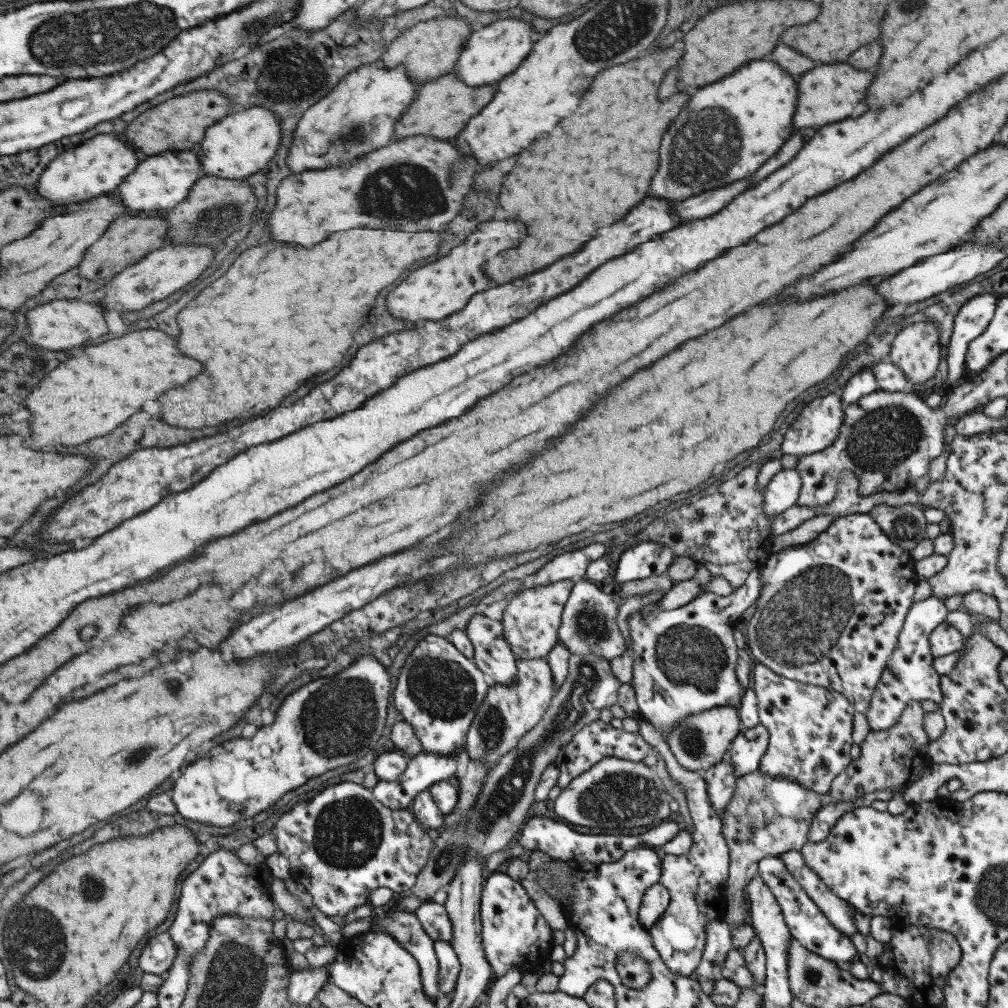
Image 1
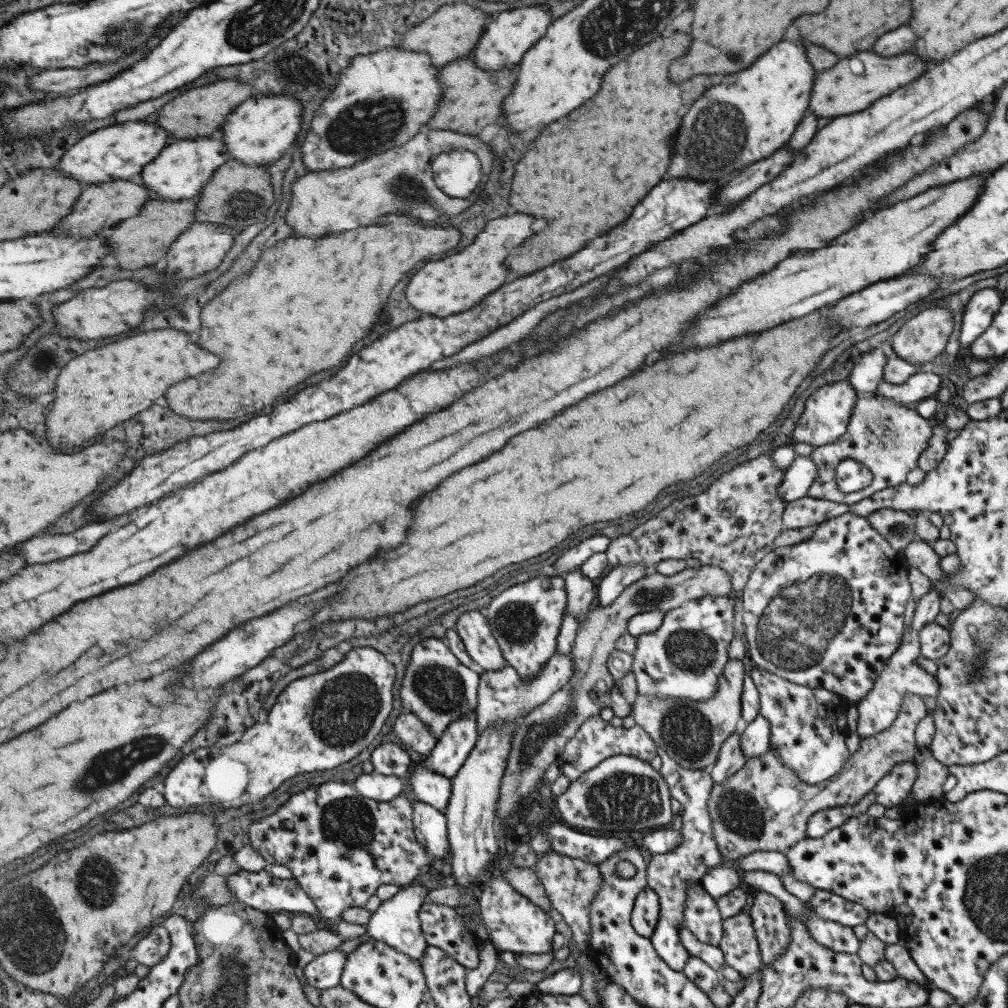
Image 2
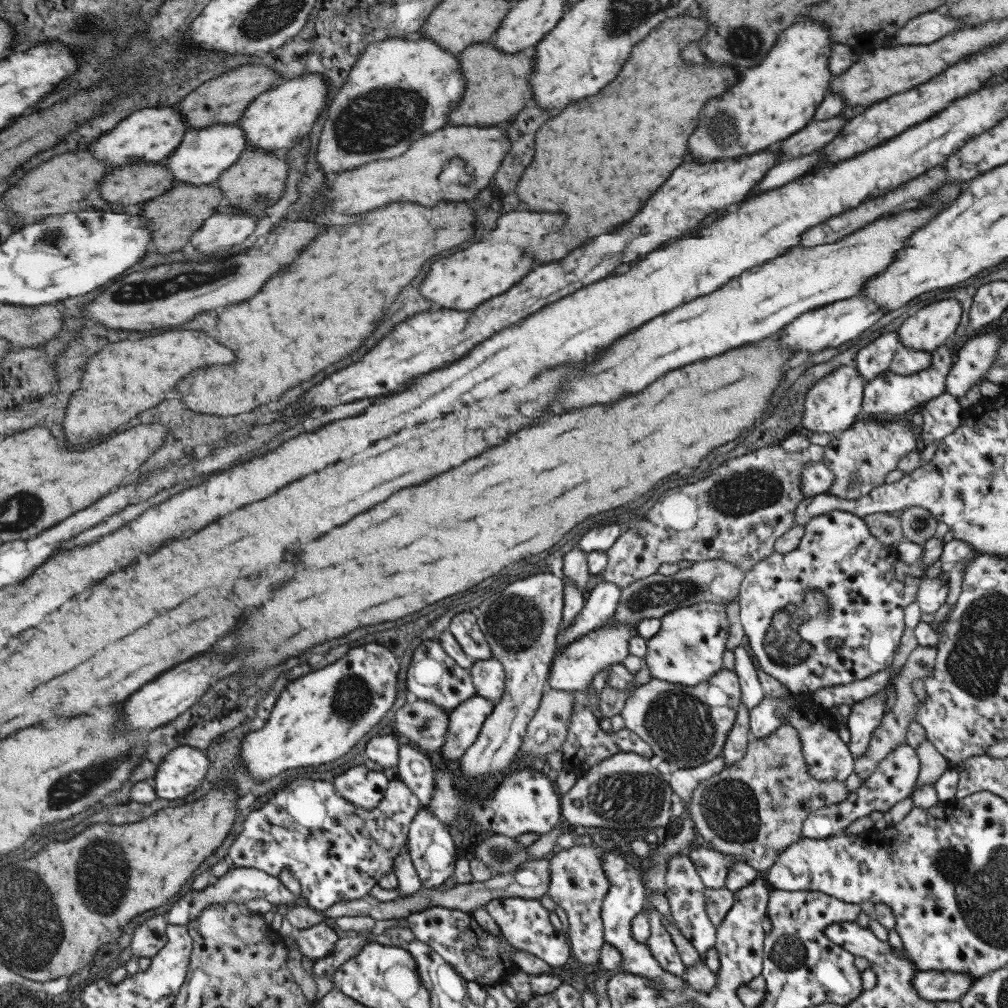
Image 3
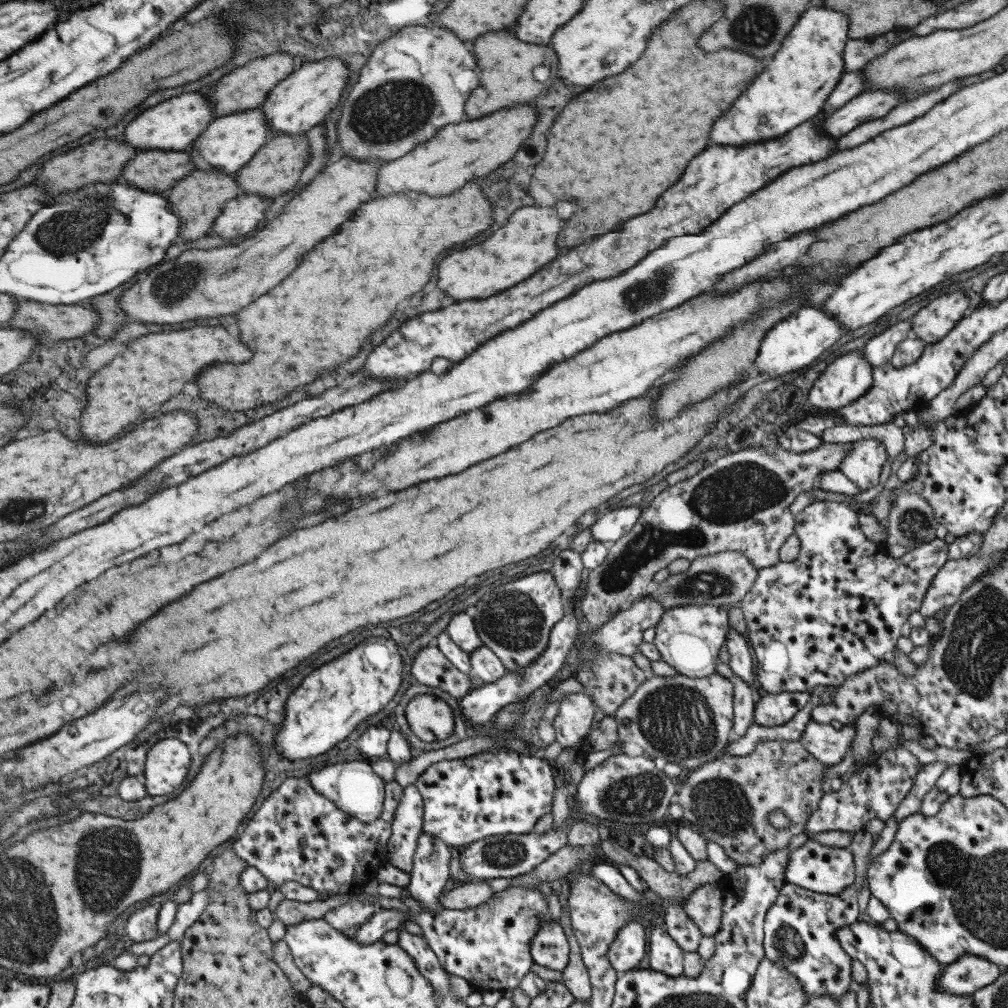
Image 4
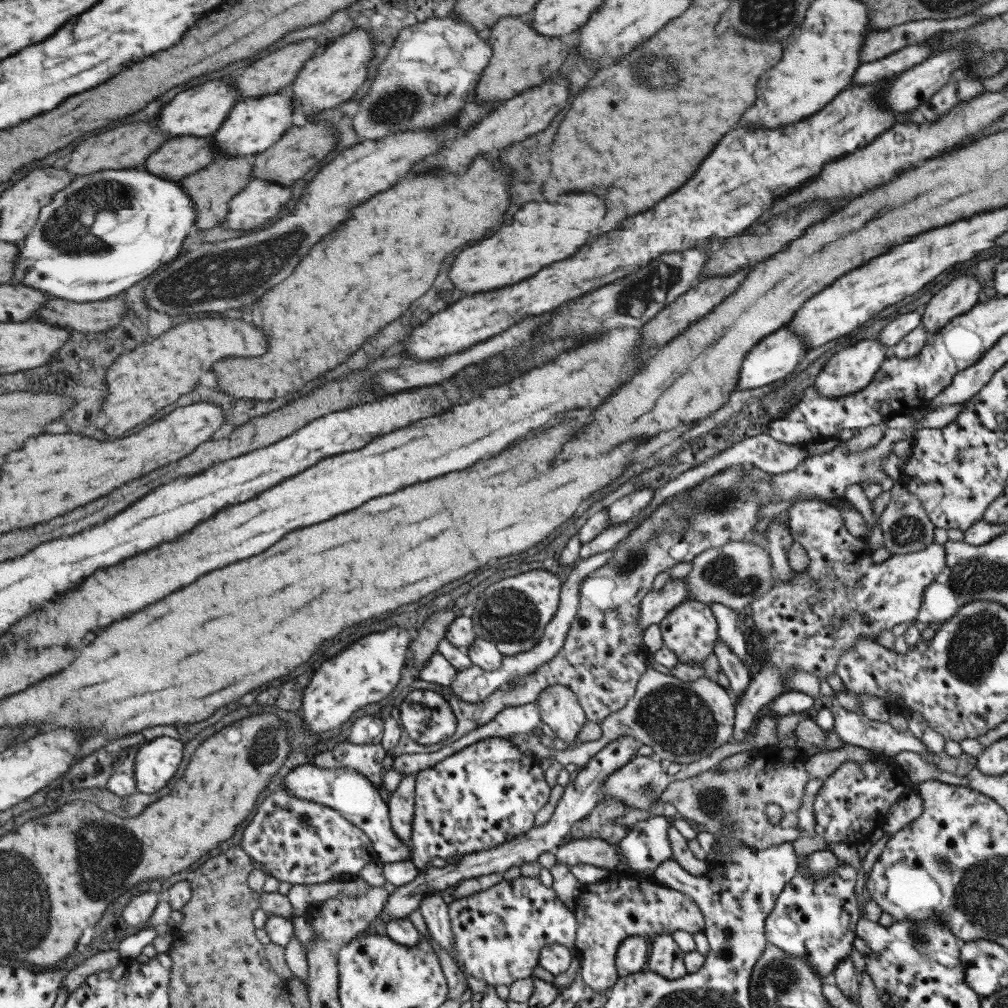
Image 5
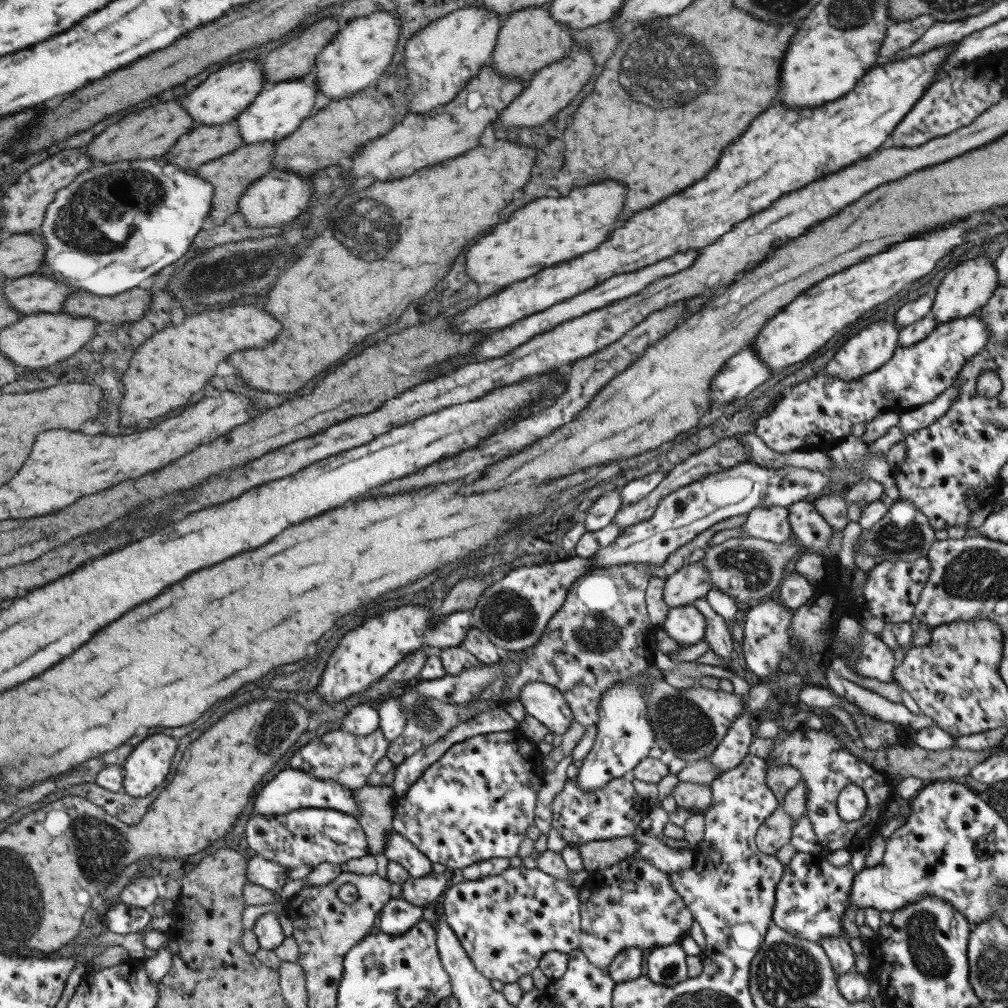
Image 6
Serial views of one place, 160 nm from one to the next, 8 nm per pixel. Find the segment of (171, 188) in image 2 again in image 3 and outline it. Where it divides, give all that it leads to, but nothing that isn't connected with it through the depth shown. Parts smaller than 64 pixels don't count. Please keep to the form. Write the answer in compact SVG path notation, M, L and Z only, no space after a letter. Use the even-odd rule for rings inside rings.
M215 124L205 128L189 128L181 142L163 162L172 174L172 182L188 185L214 184L219 175L227 170L246 149L244 132L235 124Z

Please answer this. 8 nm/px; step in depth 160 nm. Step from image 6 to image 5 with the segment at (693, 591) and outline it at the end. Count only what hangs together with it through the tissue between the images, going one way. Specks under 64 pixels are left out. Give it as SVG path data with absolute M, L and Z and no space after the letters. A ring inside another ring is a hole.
M685 579L666 582L660 590L645 594L639 603L637 627L645 630L651 624L658 624L677 605L688 599Z

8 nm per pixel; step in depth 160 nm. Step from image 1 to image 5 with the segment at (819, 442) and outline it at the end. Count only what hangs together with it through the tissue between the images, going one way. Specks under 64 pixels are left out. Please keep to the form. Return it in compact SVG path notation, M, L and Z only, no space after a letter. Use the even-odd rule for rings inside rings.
M873 338L861 339L857 344L837 352L835 356L831 356L818 372L812 385L824 397L837 398L857 392L871 382L874 374L878 371L879 365L888 355L890 355L890 350L887 350L881 341Z

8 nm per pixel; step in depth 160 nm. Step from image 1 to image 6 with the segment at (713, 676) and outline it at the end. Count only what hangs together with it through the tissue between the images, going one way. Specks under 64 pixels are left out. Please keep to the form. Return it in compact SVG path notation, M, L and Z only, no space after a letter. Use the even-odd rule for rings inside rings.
M692 605L671 607L661 628L681 648L694 645L704 638L705 620Z

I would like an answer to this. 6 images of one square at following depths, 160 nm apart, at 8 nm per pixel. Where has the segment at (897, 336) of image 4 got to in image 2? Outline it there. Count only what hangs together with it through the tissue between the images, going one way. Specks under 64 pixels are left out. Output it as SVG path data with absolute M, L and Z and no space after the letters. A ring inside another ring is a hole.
M881 343L860 355L848 376L849 384L856 392L873 392L882 381L883 369L887 359L894 355L890 343Z

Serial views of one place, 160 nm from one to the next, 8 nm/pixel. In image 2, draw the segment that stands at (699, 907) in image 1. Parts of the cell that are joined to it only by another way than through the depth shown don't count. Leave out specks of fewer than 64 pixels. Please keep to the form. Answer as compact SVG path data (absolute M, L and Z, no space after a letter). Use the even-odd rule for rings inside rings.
M656 746L656 751L661 760L658 773L666 782L670 798L675 798L680 804L679 814L681 818L680 842L673 850L665 854L646 854L646 886L657 895L659 901L659 914L656 925L651 936L648 938L657 956L671 968L680 971L689 958L687 950L680 945L675 926L681 924L683 903L686 895L684 888L689 883L699 883L700 878L707 869L715 865L725 864L725 860L717 850L709 819L707 799L710 793L710 786L714 783L710 779L710 769L703 768L691 770L683 768L674 761L673 757L666 753L665 749Z

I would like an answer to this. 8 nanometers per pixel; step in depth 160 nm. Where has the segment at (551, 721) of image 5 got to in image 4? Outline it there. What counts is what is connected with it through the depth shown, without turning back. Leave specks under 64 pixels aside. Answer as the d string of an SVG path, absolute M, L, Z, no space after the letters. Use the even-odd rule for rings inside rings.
M581 692L565 695L558 705L558 713L552 720L554 741L562 747L581 743L588 733L593 713L592 703Z

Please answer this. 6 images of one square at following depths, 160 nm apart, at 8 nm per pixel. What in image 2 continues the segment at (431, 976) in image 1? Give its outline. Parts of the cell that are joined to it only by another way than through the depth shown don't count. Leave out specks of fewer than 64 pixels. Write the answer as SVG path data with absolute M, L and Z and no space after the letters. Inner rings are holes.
M419 882L407 883L401 887L391 898L380 901L380 905L370 913L366 922L366 933L371 939L375 939L391 948L398 950L400 953L410 956L412 959L419 960L423 949L428 945L425 942L423 933L420 929L418 910L425 902L425 895L429 892L425 884Z

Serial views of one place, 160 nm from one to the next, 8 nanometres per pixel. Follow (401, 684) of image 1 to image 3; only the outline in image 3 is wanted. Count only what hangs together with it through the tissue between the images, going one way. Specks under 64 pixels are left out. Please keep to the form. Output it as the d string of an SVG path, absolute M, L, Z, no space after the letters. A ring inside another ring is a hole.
M437 640L421 641L415 648L406 671L405 690L421 699L449 712L455 706L475 695L471 676L467 669L459 666L442 648Z

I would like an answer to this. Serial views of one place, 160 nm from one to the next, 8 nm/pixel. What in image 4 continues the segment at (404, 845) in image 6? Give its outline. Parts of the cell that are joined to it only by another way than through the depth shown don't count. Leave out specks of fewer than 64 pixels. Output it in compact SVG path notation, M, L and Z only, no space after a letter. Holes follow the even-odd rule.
M363 761L341 762L333 766L325 766L319 772L311 772L307 776L309 786L317 794L322 794L345 814L357 818L360 822L375 820L384 806L384 783Z

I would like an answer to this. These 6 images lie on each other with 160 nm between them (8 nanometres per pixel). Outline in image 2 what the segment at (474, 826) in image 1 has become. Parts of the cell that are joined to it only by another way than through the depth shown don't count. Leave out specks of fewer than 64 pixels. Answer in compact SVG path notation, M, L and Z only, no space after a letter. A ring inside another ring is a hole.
M717 566L686 567L673 576L662 576L650 572L645 578L629 584L607 607L591 609L587 620L578 627L570 653L573 673L566 685L545 699L517 722L517 728L510 742L505 768L500 778L496 804L495 830L504 831L503 819L511 812L523 807L529 793L538 787L545 769L556 760L565 743L575 734L578 726L589 717L598 716L602 708L610 708L611 690L617 686L606 667L606 660L615 649L615 640L627 630L627 622L635 615L651 611L663 611L682 606L683 602L703 596L733 595L729 576Z

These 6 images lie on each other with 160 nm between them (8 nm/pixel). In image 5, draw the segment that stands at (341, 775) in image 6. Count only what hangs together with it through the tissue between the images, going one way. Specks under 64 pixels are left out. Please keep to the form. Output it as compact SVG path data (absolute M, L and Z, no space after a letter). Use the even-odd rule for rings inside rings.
M339 742L327 752L313 756L313 764L319 768L350 768L362 774L373 786L380 788L381 759L388 752L380 745L356 745Z

